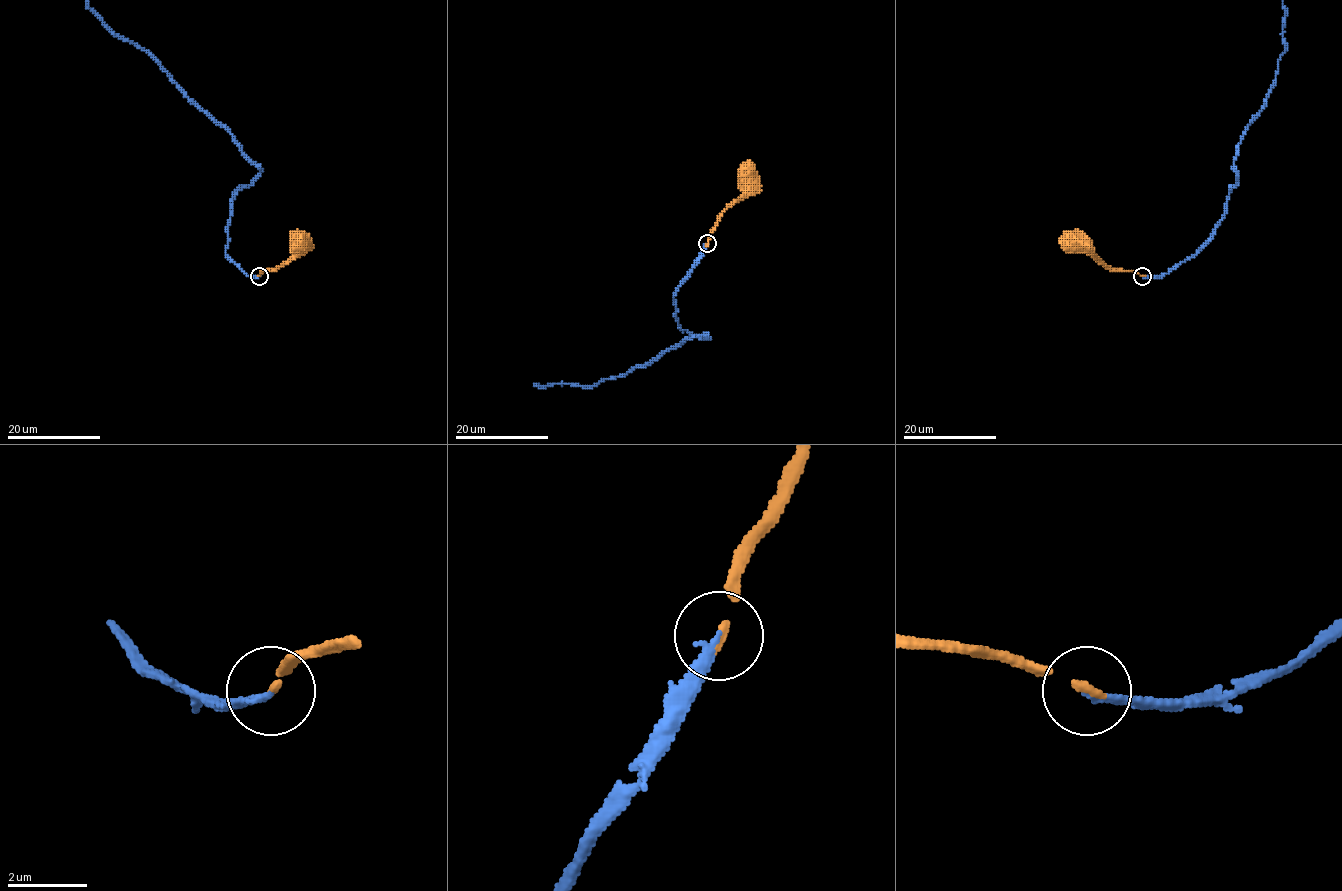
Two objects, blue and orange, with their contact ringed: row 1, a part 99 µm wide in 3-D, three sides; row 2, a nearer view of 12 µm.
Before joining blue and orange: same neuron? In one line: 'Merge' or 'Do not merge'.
Merge

